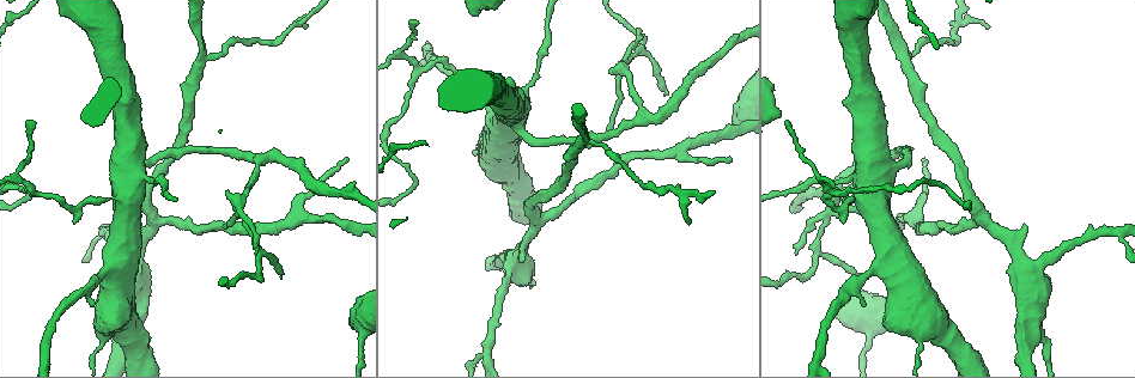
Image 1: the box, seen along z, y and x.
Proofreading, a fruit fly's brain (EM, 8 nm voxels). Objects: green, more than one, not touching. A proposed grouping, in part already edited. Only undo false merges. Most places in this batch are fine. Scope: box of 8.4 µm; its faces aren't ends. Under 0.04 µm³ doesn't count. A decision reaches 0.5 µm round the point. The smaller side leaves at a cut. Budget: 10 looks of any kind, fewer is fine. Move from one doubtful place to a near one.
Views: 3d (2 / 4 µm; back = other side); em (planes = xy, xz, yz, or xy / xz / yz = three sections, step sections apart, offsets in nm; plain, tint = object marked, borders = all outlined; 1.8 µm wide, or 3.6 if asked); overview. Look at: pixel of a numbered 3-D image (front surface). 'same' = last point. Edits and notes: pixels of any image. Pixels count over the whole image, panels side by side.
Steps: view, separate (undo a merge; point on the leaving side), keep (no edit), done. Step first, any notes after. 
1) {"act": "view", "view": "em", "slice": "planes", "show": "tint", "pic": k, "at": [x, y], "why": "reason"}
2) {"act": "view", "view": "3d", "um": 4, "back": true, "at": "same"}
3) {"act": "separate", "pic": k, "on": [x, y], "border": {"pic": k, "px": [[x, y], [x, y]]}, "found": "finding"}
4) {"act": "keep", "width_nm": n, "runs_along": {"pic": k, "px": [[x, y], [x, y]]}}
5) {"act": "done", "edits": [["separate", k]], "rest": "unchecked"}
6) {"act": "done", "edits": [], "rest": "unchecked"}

{"act": "view", "view": "3d", "um": 4, "pic": 1, "at": [805, 273], "why": "abrupt turn"}

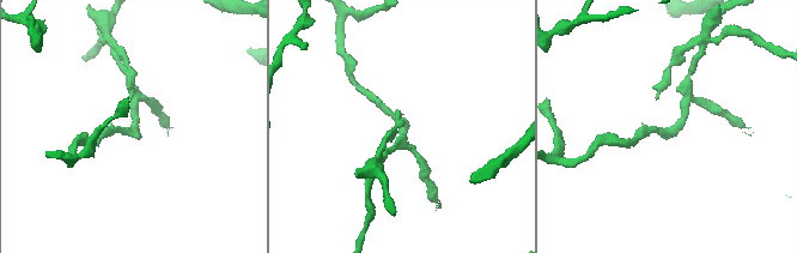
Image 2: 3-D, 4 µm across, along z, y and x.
{"act": "view", "view": "em", "slice": "planes", "show": "tint", "pic": 2, "at": [674, 132], "why": "shape alone is not enough"}

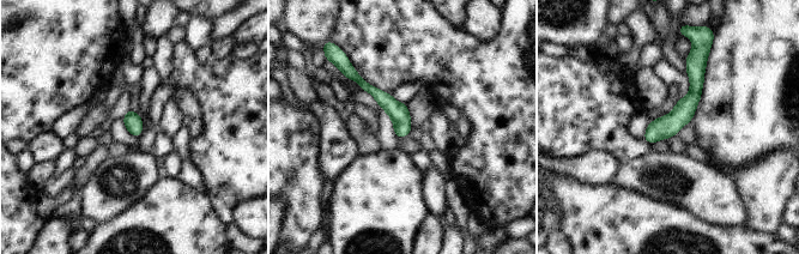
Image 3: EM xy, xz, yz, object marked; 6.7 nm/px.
{"act": "keep", "runs_along": {"pic": 3, "px": [[696, 60], [692, 98], [649, 139]]}, "found": "continuous, no second neuron"}

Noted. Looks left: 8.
{"act": "view", "view": "3d", "um": 4, "pic": 1, "at": [258, 163], "why": "three-way junction"}

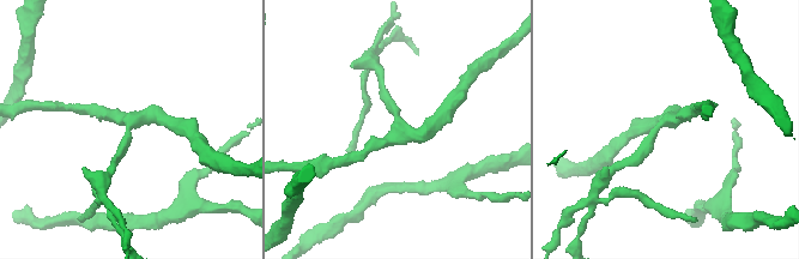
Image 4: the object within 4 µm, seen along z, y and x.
{"act": "view", "view": "em", "slice": "planes", "show": "tint", "pic": 4, "at": [671, 123], "arms": 3}

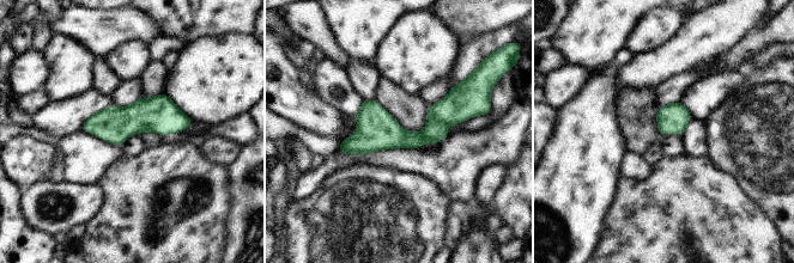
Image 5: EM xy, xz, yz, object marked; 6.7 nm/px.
{"act": "keep", "width_nm": 200, "runs_along": {"pic": 5, "px": [[468, 114], [448, 114], [420, 139], [343, 148]]}, "found": "all the same neuron"}

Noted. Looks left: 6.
{"act": "view", "view": "em", "um": 3.6, "slice": "yz", "step": 16, "show": "tint", "pic": 1, "at": [887, 168], "why": "four arms meet"}

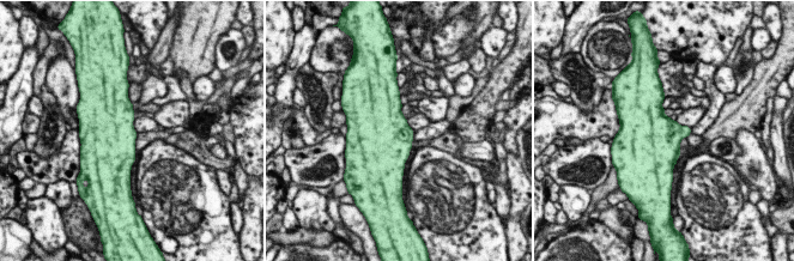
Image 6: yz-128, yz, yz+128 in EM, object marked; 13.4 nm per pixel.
{"act": "view", "view": "em", "um": 3.6, "slice": "planes", "show": "tint", "at": "same", "why": "another direction"}

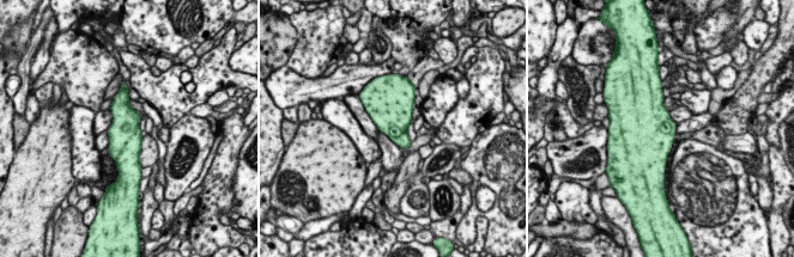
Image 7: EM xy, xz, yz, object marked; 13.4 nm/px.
{"act": "keep", "width_nm": 440, "found": "continuous, no second neuron"}

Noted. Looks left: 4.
{"act": "view", "view": "3d", "um": 2, "pic": 1, "at": [831, 193], "why": "sharp bend"}

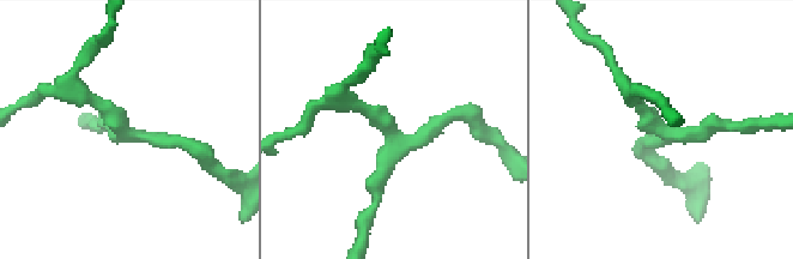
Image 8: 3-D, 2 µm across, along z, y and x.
{"act": "view", "view": "em", "slice": "planes", "show": "tint", "pic": 8, "at": [138, 140], "arms": 3, "why": "need the tissue"}

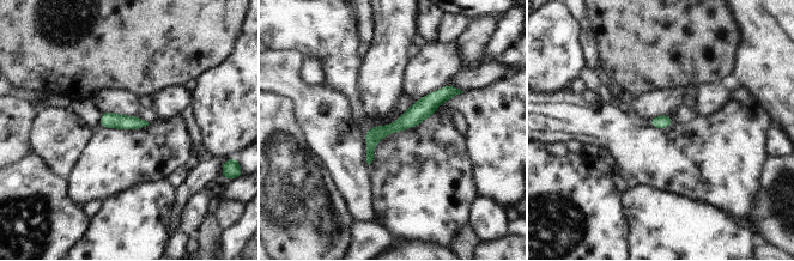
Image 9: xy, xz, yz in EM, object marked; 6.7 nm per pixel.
{"act": "keep", "width_nm": 90, "runs_along": {"pic": 9, "px": [[454, 91], [382, 131], [369, 158]]}, "found": "all the same neuron"}

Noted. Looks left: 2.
{"act": "done", "edits": [], "rest": "unchecked"}

